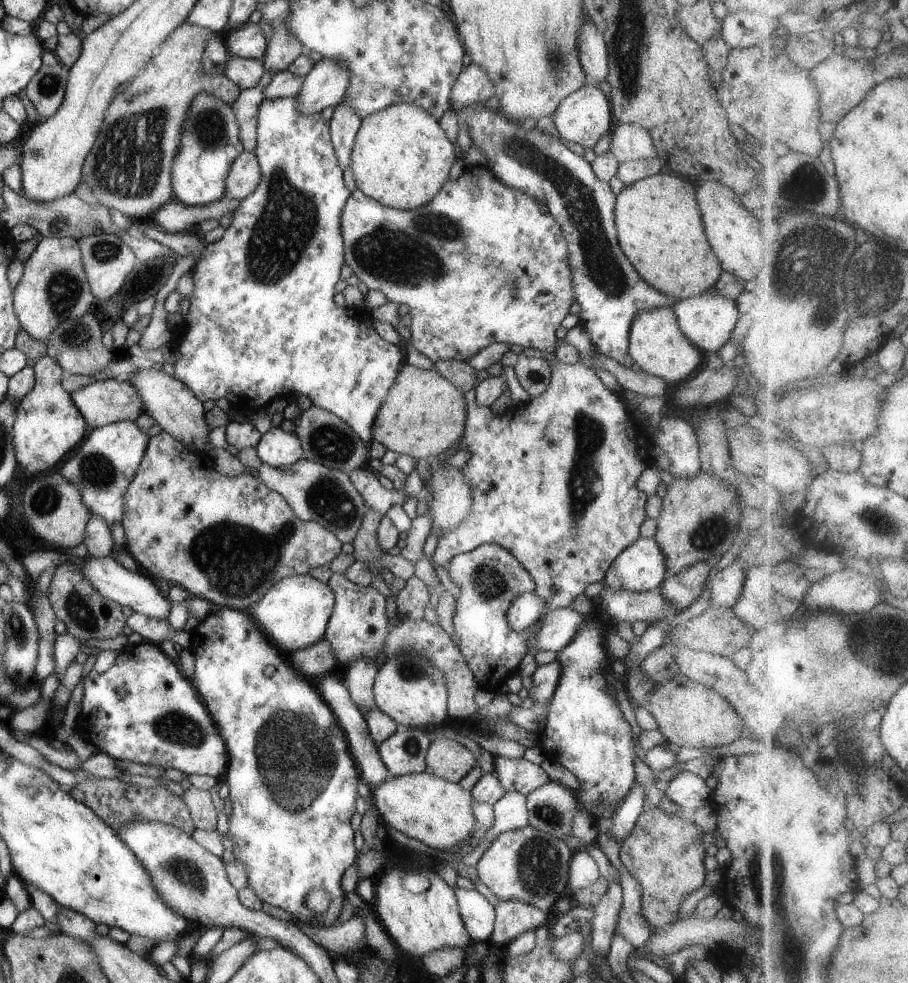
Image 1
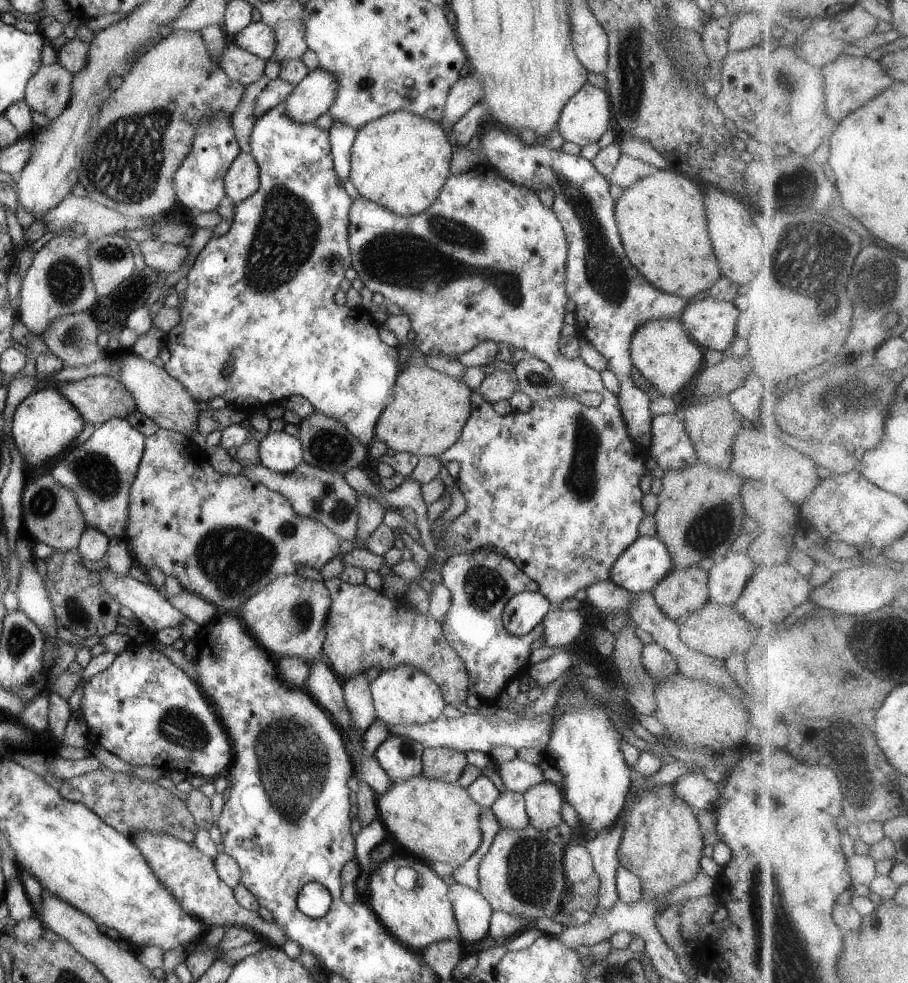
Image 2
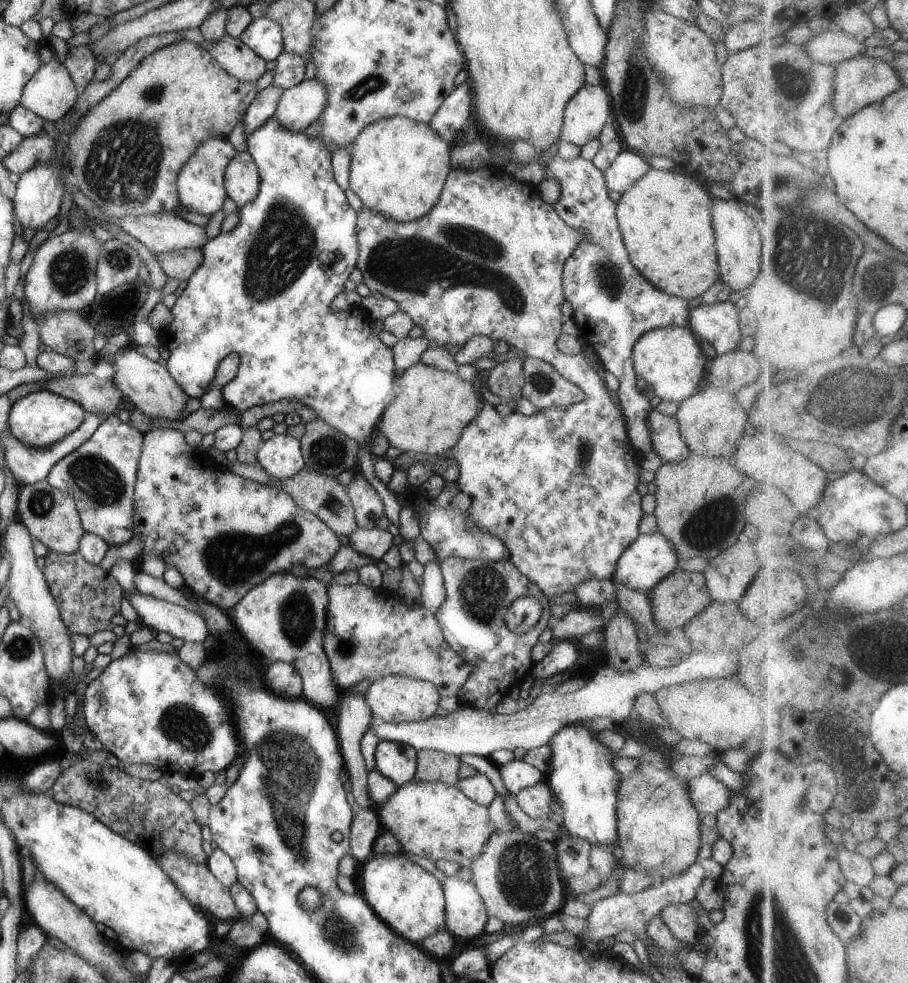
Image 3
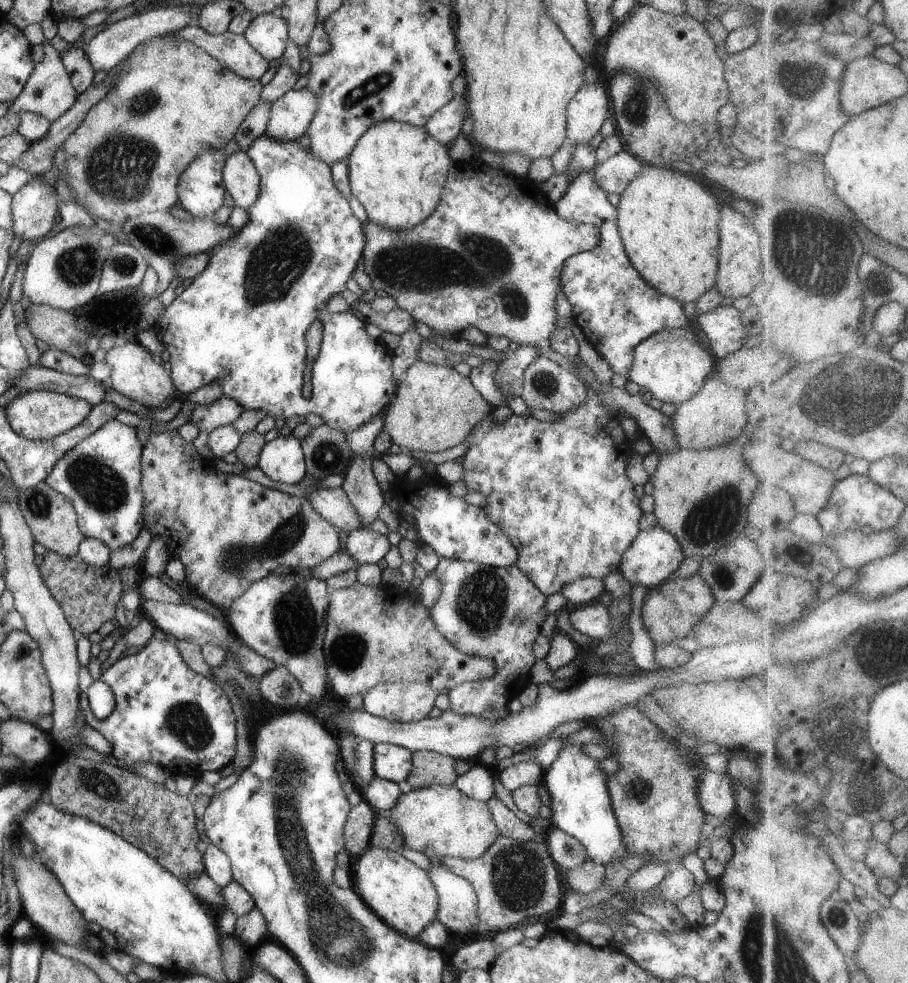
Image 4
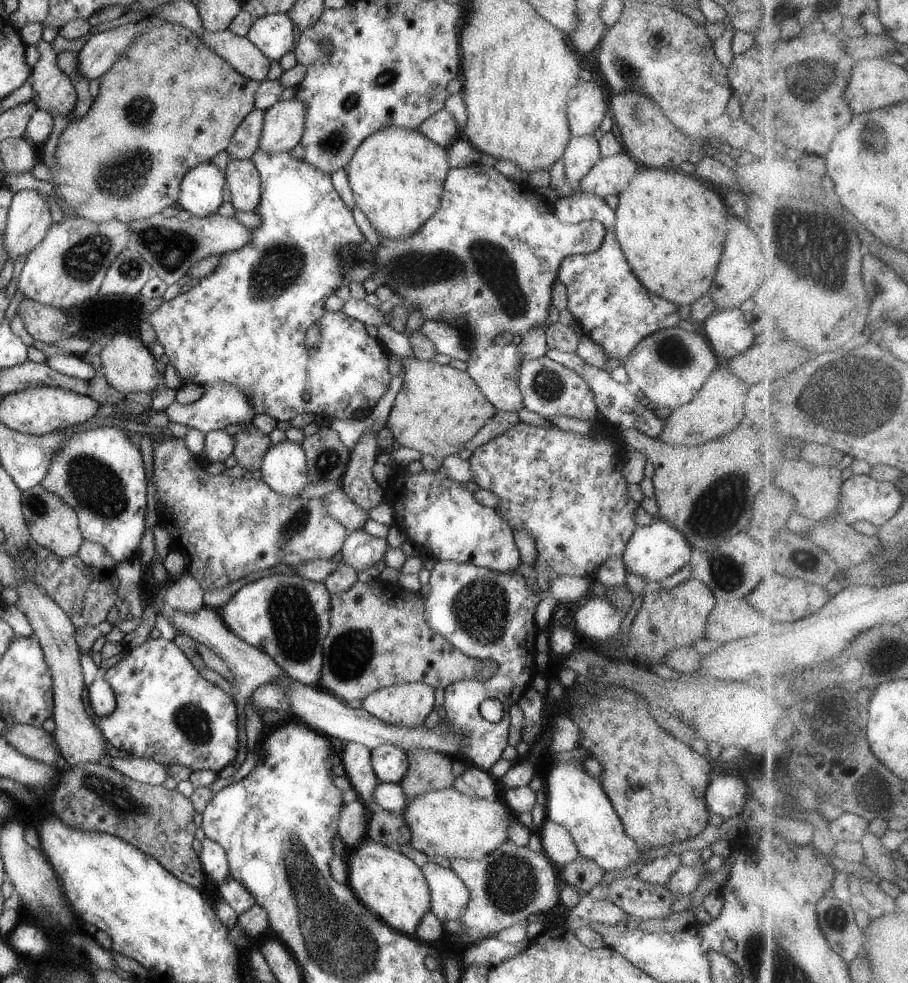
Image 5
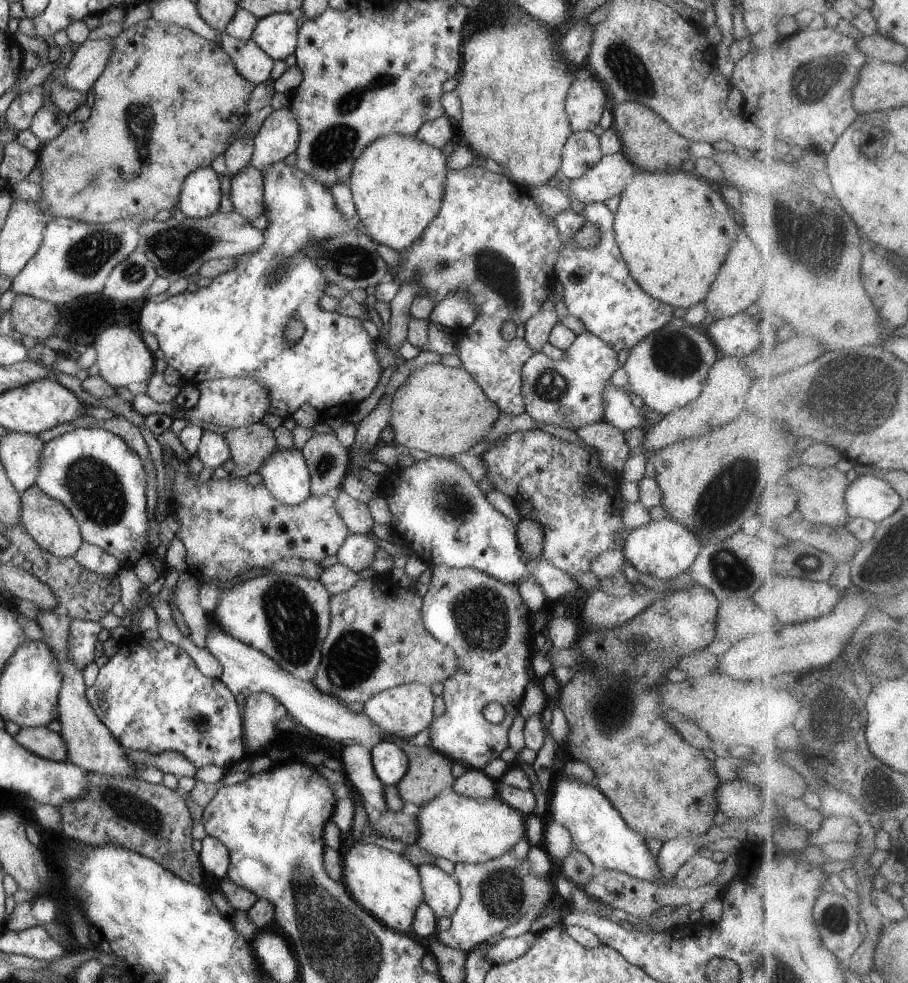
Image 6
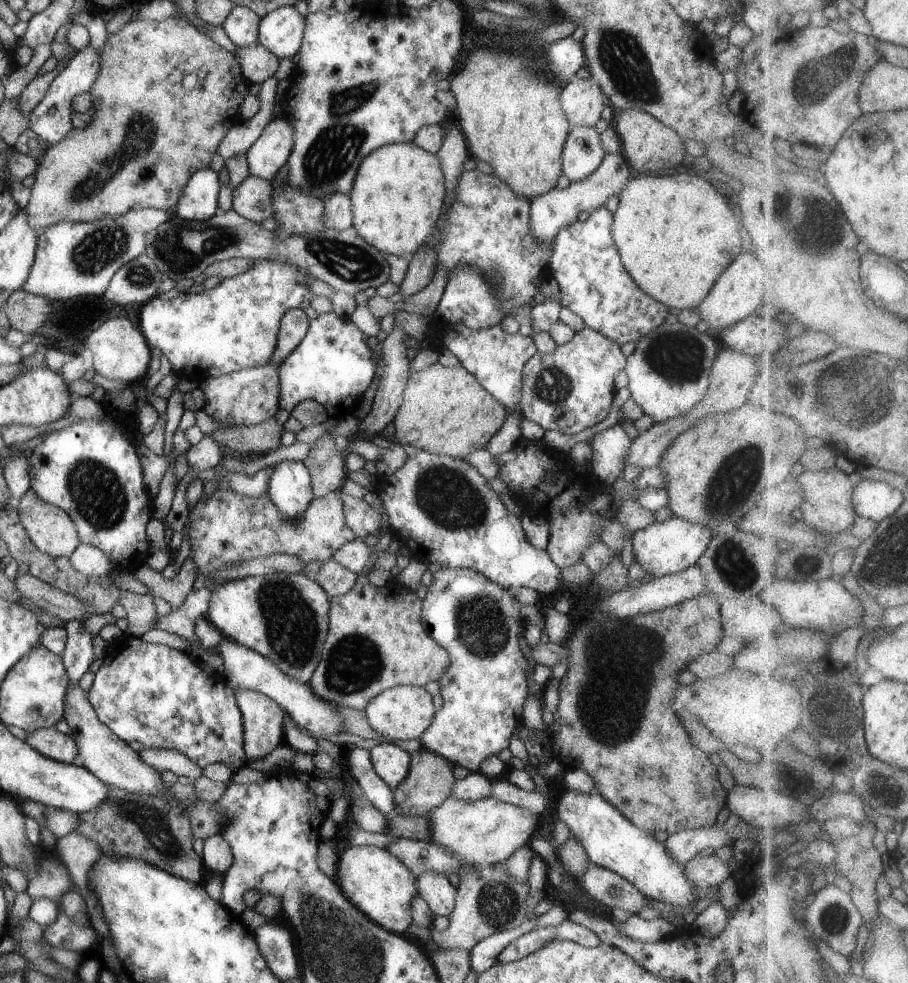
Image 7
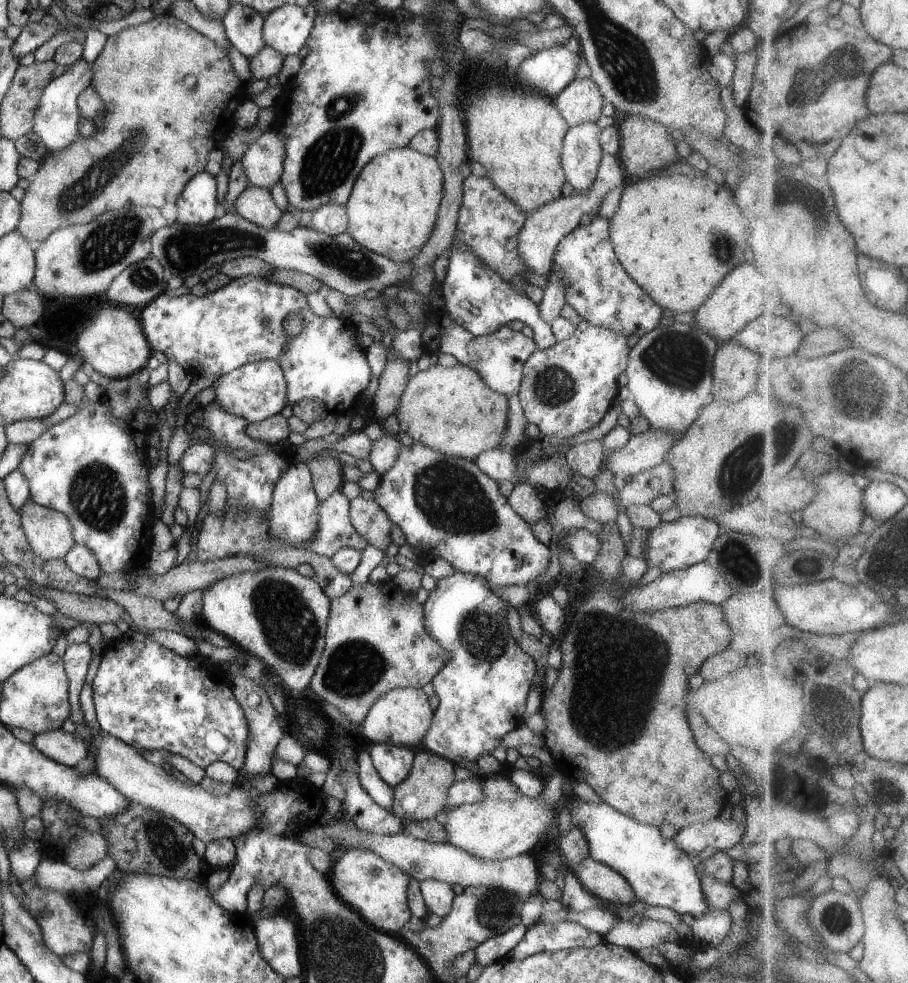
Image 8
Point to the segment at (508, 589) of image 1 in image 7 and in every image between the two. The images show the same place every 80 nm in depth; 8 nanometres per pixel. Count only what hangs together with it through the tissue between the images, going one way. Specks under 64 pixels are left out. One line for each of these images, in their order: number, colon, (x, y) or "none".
2: (481, 583)
3: (479, 591)
4: (496, 613)
5: (490, 616)
6: (488, 626)
7: (476, 621)

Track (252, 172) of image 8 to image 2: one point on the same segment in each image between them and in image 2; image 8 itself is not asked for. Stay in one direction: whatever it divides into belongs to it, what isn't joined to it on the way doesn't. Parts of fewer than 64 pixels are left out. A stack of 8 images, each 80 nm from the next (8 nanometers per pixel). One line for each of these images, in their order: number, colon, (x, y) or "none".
2: (314, 95)
3: (299, 106)
4: (291, 114)
5: (284, 123)
6: (278, 138)
7: (269, 153)

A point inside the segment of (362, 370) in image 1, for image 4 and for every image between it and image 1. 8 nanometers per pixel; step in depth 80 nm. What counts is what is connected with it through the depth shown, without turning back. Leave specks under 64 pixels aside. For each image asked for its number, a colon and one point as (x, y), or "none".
2: (261, 297)
3: (264, 291)
4: (246, 314)

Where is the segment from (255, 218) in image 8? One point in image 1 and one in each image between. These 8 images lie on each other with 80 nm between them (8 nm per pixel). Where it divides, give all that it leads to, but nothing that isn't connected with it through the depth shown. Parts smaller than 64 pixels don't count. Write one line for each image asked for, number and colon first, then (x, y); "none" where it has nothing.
1: (245, 173)
2: (242, 178)
3: (241, 179)
4: (240, 177)
5: (242, 179)
6: (247, 193)
7: (252, 200)

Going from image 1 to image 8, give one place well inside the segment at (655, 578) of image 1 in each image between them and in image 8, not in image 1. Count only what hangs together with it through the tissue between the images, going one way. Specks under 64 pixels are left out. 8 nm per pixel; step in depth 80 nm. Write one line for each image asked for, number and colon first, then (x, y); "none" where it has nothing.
2: (646, 561)
3: (651, 557)
4: (654, 555)
5: (654, 552)
6: (664, 549)
7: (669, 547)
8: (679, 544)

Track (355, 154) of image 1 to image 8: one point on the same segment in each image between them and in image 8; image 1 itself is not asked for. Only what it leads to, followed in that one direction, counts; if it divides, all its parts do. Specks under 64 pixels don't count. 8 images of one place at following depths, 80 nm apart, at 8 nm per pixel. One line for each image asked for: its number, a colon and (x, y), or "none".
2: (401, 160)
3: (399, 166)
4: (397, 171)
5: (397, 174)
6: (398, 183)
7: (398, 194)
8: (393, 207)

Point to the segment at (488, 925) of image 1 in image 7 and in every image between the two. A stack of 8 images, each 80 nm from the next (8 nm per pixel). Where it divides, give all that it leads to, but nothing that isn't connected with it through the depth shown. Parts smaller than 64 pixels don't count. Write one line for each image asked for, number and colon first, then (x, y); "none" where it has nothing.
2: (473, 912)
3: (466, 916)
4: (458, 911)
5: (449, 895)
6: (441, 892)
7: (436, 890)

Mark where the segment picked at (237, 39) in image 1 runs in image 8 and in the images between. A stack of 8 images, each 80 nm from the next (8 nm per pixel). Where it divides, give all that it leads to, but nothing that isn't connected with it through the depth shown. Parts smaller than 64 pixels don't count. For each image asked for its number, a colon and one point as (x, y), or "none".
2: (258, 39)
3: (263, 36)
4: (267, 34)
5: (273, 34)
6: (277, 35)
7: (282, 31)
8: (286, 29)

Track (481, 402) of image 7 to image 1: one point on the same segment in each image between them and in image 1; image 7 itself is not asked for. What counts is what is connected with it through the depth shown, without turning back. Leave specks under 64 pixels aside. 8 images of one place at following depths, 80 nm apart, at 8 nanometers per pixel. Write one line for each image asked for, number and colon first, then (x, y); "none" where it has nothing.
1: (423, 414)
2: (428, 411)
3: (432, 407)
4: (435, 408)
5: (438, 409)
6: (442, 411)

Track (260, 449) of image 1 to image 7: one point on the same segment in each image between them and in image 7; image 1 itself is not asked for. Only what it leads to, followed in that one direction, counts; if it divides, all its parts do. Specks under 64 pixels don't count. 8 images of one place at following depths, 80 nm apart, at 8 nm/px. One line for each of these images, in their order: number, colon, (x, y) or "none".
2: (280, 452)
3: (281, 456)
4: (282, 459)
5: (284, 466)
6: (286, 476)
7: (290, 490)

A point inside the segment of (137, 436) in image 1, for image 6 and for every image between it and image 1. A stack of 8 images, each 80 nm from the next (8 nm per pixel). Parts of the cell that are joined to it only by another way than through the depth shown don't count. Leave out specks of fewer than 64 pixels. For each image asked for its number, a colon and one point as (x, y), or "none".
2: (100, 470)
3: (101, 474)
4: (101, 476)
5: (99, 472)
6: (94, 473)

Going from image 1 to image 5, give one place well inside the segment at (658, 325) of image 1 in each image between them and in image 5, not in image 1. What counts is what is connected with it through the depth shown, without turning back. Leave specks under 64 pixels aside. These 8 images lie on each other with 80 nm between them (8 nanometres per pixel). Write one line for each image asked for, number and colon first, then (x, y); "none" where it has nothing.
2: (662, 353)
3: (668, 361)
4: (670, 364)
5: (670, 366)

